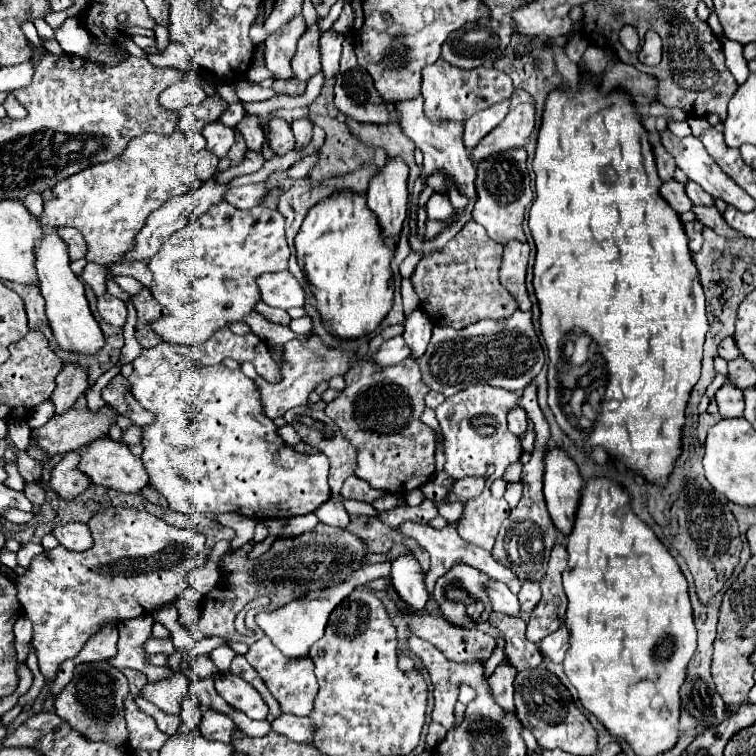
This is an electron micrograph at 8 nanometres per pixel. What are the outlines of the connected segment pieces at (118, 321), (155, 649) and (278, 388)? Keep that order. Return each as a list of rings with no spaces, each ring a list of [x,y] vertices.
[[[105,293],[105,295],[99,297],[97,311],[99,311],[99,315],[101,315],[109,325],[123,327],[125,321],[127,321],[127,305],[125,305],[121,299],[117,299],[117,297],[109,295],[109,293]]]
[[[149,637],[149,639],[143,643],[143,651],[145,651],[147,657],[157,655],[157,653],[167,653],[167,655],[171,655],[171,653],[173,653],[173,643],[171,643],[171,639],[155,639],[155,637]]]
[[[315,335],[309,339],[309,343],[301,343],[297,339],[285,343],[285,361],[279,363],[281,373],[283,373],[283,381],[281,383],[265,383],[255,369],[249,363],[241,363],[241,369],[247,377],[251,377],[257,383],[257,389],[261,393],[261,403],[263,403],[263,413],[269,419],[277,419],[281,417],[285,411],[297,407],[297,405],[307,405],[307,397],[309,393],[321,383],[321,381],[329,381],[335,375],[345,375],[347,367],[351,367],[351,363],[361,357],[359,353],[343,353],[343,351],[335,351],[335,349],[327,349],[321,339]]]

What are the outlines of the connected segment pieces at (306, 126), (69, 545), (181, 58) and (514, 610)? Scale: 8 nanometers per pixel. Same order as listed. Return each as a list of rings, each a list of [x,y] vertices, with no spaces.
[[[309,117],[295,119],[295,121],[291,123],[291,127],[293,127],[295,139],[297,139],[297,147],[295,147],[295,151],[307,147],[309,141],[311,141],[311,133],[313,133],[313,123],[311,123],[311,119],[309,119]]]
[[[67,523],[61,527],[55,527],[53,535],[59,539],[59,543],[69,551],[85,551],[93,545],[91,531],[85,523]]]
[[[171,41],[167,45],[165,53],[161,53],[161,55],[149,55],[149,61],[155,67],[175,67],[179,71],[189,71],[191,69],[189,55],[185,53],[183,45],[181,43],[175,43],[175,41]]]
[[[491,581],[491,583],[489,583],[487,597],[489,597],[489,601],[491,601],[491,605],[493,605],[495,611],[509,613],[509,615],[521,615],[521,613],[519,613],[517,597],[515,597],[501,581]]]

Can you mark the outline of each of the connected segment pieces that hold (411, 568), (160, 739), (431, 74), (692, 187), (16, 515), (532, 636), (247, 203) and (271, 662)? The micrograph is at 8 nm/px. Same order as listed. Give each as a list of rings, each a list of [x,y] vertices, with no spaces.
[[[403,555],[393,561],[393,587],[401,601],[409,605],[411,611],[421,611],[427,603],[423,587],[423,571],[413,555]]]
[[[131,693],[125,697],[125,721],[127,721],[127,731],[129,731],[129,745],[135,751],[161,749],[161,745],[167,739],[167,735],[161,735],[161,731],[157,731],[157,725],[153,723],[153,719],[137,711],[137,705]]]
[[[437,59],[433,65],[423,67],[423,83],[421,83],[421,95],[425,99],[425,115],[433,121],[467,121],[477,111],[483,111],[491,107],[493,103],[505,101],[513,95],[513,83],[511,77],[505,71],[499,71],[495,67],[475,67],[471,71],[461,71],[459,67],[453,67],[451,63],[445,63],[445,59]]]
[[[687,179],[687,183],[685,183],[685,193],[689,195],[689,199],[691,199],[695,205],[713,205],[713,203],[715,203],[715,199],[713,199],[707,191],[703,191],[701,185],[693,183],[691,179]]]
[[[9,509],[4,516],[5,519],[10,522],[22,524],[28,522],[33,517],[33,514],[31,512],[23,512],[18,509]]]
[[[553,545],[547,573],[541,579],[543,597],[539,605],[533,609],[527,623],[527,639],[533,641],[535,645],[539,645],[541,639],[551,635],[565,623],[567,599],[561,585],[561,573],[567,569],[567,561],[569,555],[565,545]]]
[[[263,183],[257,185],[245,185],[245,187],[233,187],[225,193],[225,201],[231,203],[237,209],[251,209],[255,205],[259,205],[265,197],[267,189]]]
[[[269,637],[259,639],[249,647],[245,653],[245,659],[249,665],[261,675],[273,697],[277,699],[279,707],[283,713],[293,713],[293,715],[307,715],[313,709],[313,699],[317,697],[317,679],[313,673],[313,661],[303,655],[303,657],[285,657]]]

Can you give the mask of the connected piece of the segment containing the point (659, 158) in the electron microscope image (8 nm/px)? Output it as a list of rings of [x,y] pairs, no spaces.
[[[655,143],[653,145],[653,155],[655,155],[655,165],[657,165],[657,171],[659,171],[661,181],[673,179],[673,173],[677,169],[677,165],[673,163],[673,155],[667,153],[661,143]]]

